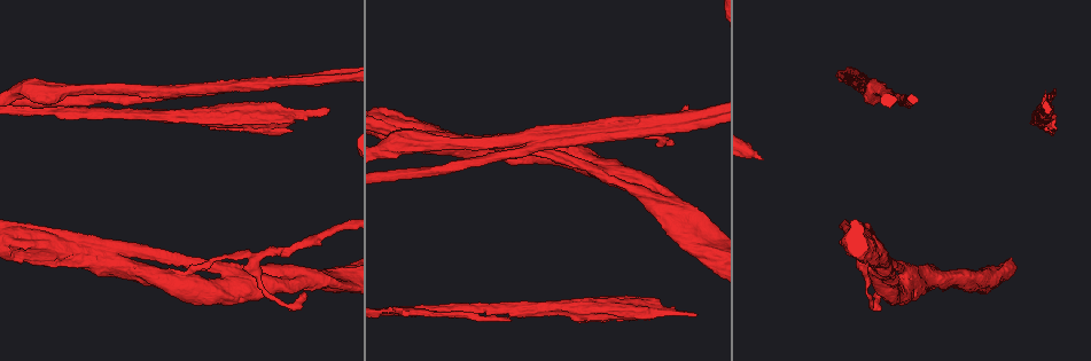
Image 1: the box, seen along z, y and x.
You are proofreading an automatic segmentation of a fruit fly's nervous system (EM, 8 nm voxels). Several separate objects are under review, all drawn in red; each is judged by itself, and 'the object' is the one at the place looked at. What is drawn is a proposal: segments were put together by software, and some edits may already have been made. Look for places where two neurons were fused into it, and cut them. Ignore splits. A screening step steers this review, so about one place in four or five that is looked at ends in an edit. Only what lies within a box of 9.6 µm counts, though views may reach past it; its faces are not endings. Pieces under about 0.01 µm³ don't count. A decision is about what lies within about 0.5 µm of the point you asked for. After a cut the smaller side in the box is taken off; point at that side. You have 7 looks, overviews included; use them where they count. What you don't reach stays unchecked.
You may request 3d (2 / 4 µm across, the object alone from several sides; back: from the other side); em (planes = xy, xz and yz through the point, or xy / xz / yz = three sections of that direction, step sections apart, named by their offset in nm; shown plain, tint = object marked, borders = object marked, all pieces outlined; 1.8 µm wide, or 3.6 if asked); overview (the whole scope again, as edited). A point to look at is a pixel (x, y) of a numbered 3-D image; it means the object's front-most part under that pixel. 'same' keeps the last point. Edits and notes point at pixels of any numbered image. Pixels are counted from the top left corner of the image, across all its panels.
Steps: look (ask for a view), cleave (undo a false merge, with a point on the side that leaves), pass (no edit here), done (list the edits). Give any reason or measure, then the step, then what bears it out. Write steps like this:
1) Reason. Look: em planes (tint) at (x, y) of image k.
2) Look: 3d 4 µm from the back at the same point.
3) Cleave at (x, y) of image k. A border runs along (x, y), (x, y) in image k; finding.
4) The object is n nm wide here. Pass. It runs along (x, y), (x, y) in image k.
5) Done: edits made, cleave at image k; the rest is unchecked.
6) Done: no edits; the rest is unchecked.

Look: em yz step 4 (tint) at (603, 132) of image 1.

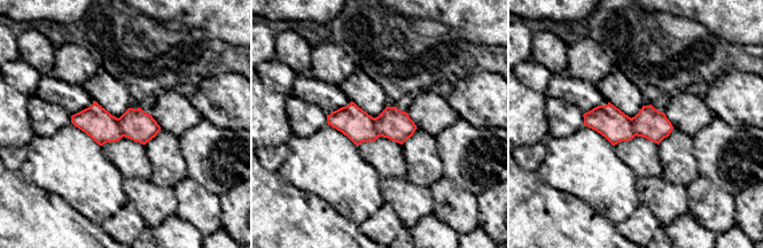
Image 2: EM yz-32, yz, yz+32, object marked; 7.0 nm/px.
Look: em planes (tint) at the same point.

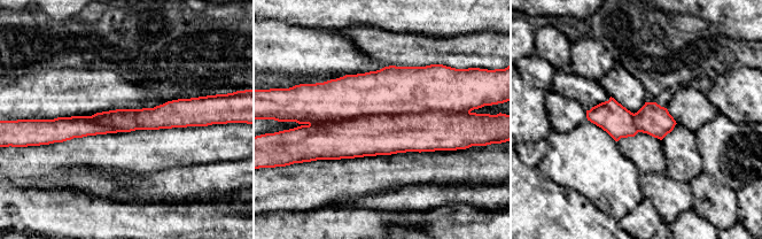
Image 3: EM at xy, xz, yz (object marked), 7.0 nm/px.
Cleave at (372, 136) of image 3. The part that leaves runs along (451, 125), (419, 133), (315, 132) in image 3; two neurons meet here.

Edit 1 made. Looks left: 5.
Arms run side by side. Look: em 3.6 µm planes (tint) at (629, 309) of image 1.

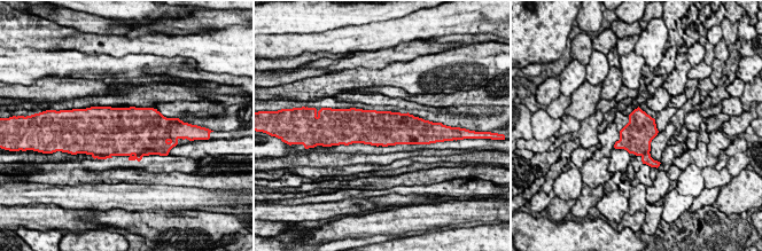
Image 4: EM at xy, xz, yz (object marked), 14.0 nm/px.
The object is 440 nm wide here. Cleave at (94, 156) of image 4. Two neurons meet here.

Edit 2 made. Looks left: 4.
See it whole again. Look: overview.

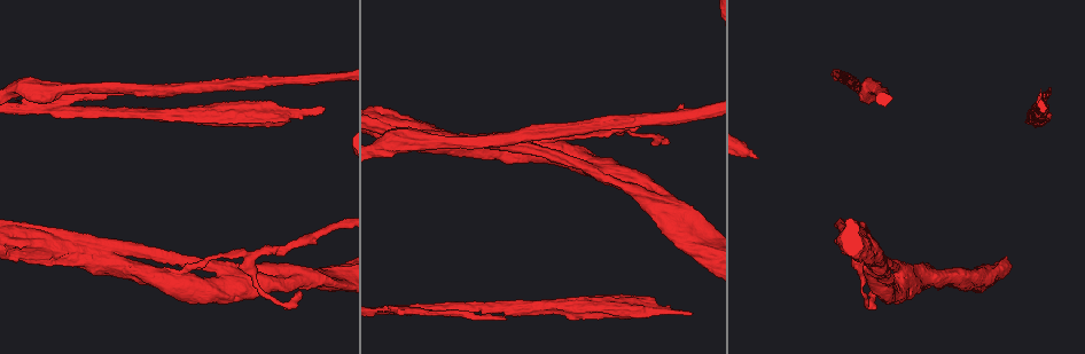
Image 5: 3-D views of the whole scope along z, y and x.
Look: em planes (plain) at (114, 261) of image 5.

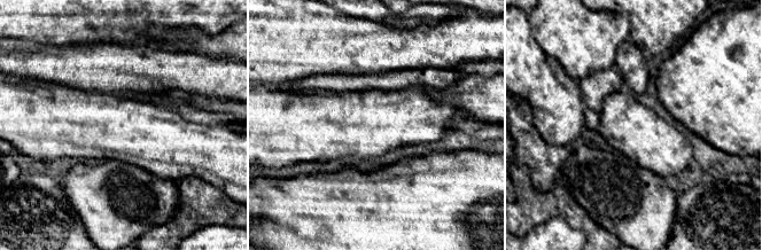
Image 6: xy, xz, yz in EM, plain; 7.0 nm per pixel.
Look: em planes (borders) at the same point.

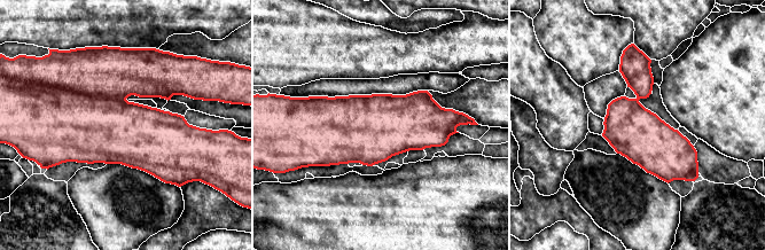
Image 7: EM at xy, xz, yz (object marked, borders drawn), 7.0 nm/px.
The object is 360 nm wide here. Pass. One neuron here.

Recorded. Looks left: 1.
Done: edits made, cleave at image 3, cleave at image 4; the rest is unchecked.

